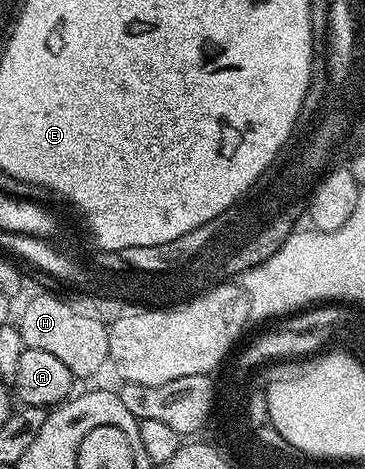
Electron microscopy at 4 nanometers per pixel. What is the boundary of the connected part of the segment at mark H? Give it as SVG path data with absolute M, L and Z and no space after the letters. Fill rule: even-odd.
M35 296L17 312L17 327L24 348L45 350L53 354L76 378L95 376L109 364L108 325L78 315L66 299L59 296Z

